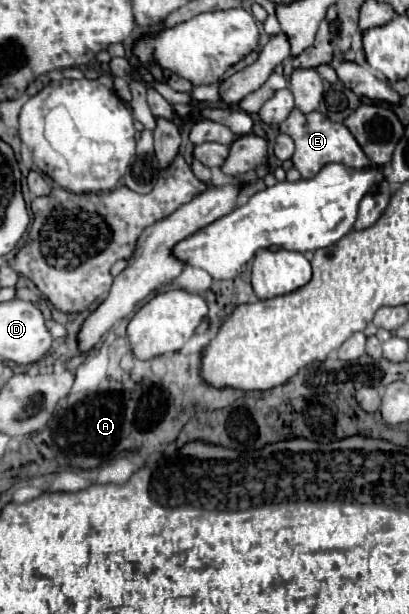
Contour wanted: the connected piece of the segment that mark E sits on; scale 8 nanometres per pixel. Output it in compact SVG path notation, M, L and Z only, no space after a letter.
M297 108L289 114L289 118L279 126L279 130L287 136L293 138L295 142L295 154L293 154L293 166L299 170L301 178L313 178L321 166L329 164L329 162L337 162L337 164L345 164L351 168L363 168L369 166L369 158L363 154L363 150L359 148L359 144L355 142L353 134L343 126L343 124L335 124L331 120L327 120L327 116L323 116L321 112L311 112L311 114L301 114Z

